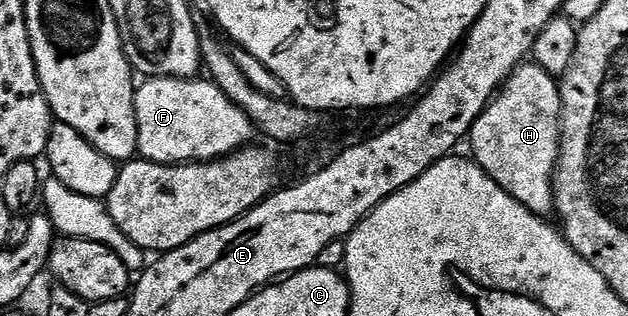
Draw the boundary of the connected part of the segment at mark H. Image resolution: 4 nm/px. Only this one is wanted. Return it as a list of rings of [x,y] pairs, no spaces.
[[[524,61],[477,117],[469,136],[470,154],[480,169],[509,197],[540,217],[550,216],[555,205],[553,174],[559,159],[560,105],[556,76],[545,73],[534,61]]]

